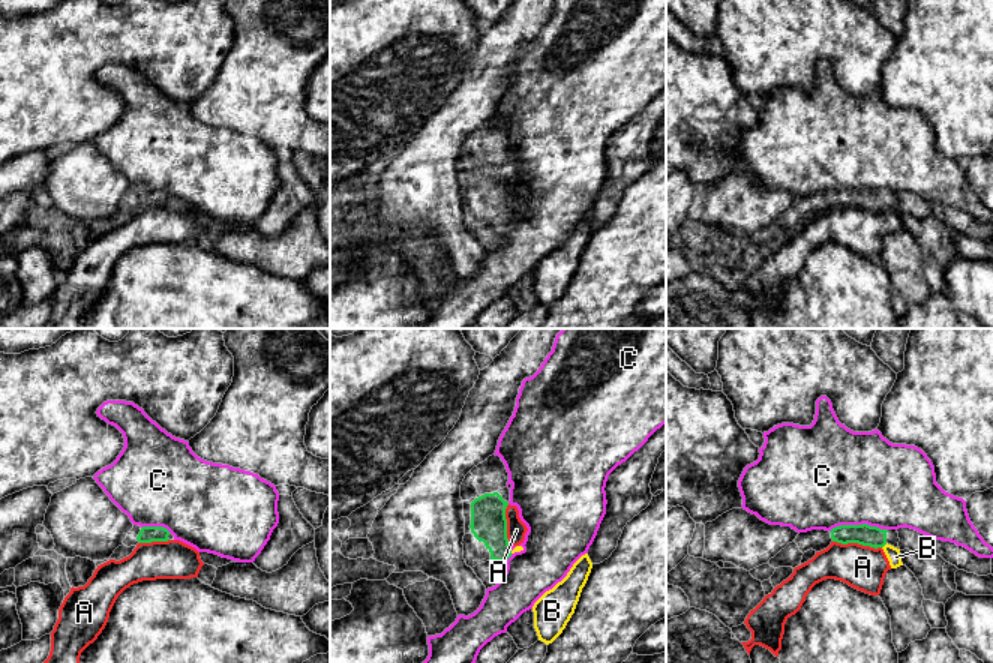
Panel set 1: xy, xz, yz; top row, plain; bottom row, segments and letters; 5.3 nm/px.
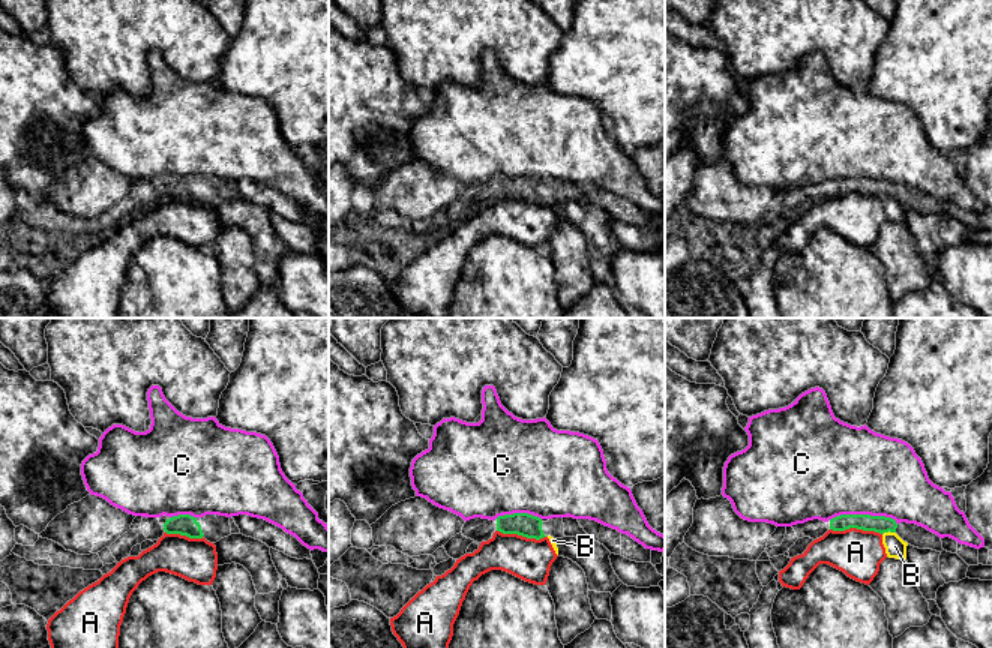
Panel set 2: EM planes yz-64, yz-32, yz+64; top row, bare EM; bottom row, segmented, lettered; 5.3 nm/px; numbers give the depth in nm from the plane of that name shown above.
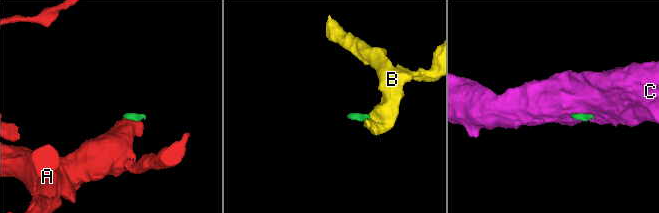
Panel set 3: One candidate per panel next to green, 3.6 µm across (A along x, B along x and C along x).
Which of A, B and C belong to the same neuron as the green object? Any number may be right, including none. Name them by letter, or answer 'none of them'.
none of them

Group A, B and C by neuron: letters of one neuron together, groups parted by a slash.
A B / C

